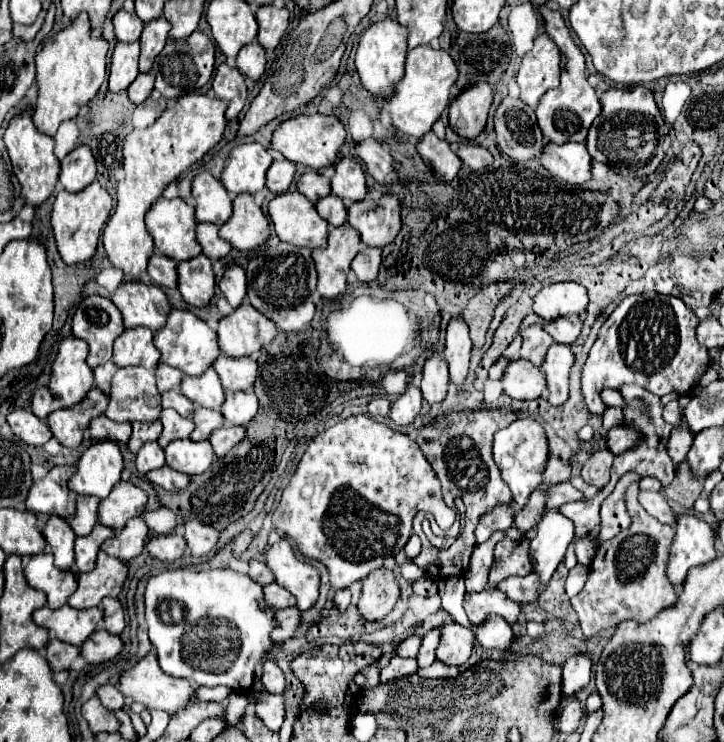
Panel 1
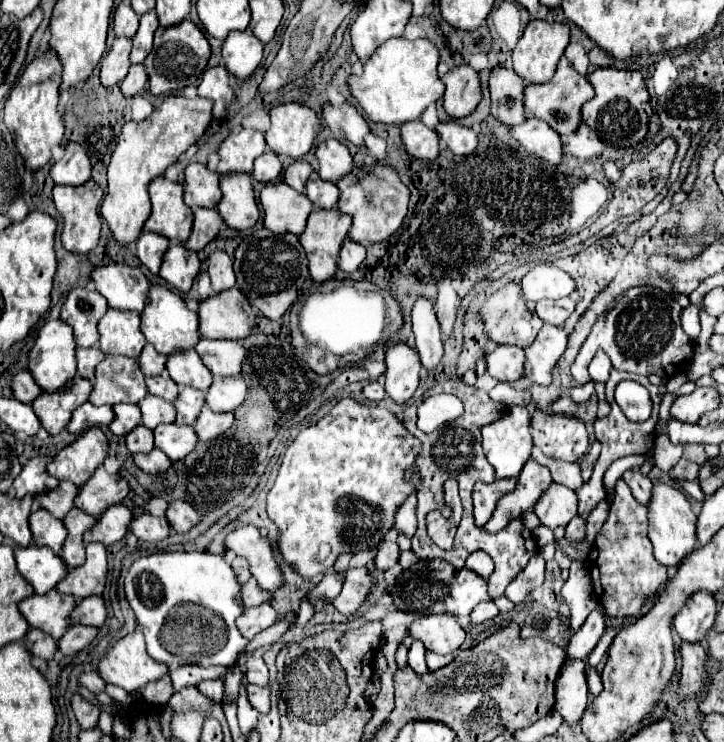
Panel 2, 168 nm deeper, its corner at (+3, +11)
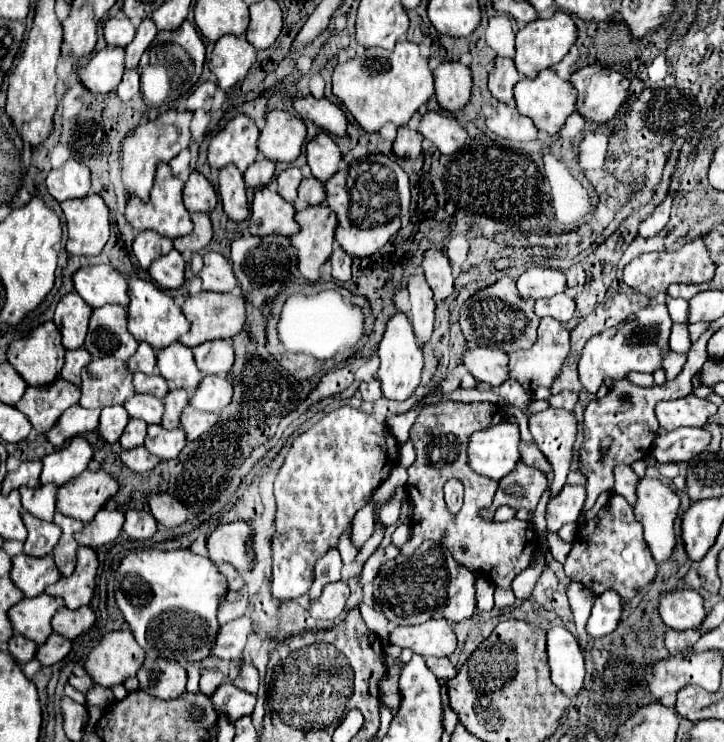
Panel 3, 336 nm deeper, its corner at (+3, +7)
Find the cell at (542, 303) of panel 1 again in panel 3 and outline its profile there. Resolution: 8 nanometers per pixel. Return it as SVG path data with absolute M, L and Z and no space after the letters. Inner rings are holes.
M529 268L517 278L517 290L527 300L539 300L539 298L551 298L555 294L565 292L565 274L555 268Z

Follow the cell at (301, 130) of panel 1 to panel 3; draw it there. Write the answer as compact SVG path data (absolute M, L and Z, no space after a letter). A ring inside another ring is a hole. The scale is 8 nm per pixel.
M273 110L267 114L267 124L259 136L259 152L273 162L293 162L299 158L303 142L307 138L307 128L301 118L291 116L283 110Z

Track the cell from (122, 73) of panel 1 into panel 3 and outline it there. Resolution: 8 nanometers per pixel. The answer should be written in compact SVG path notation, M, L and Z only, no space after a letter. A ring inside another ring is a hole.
M107 46L105 50L97 50L95 54L91 54L87 64L79 68L79 78L83 86L91 92L113 92L125 72L123 58L125 48L121 46Z

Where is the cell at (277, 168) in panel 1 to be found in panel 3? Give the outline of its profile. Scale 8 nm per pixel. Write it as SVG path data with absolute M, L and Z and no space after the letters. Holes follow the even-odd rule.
M261 156L259 160L255 160L255 162L245 170L243 176L245 176L247 186L251 186L251 188L261 188L261 186L267 186L267 184L269 184L269 180L273 178L273 174L275 174L275 162Z

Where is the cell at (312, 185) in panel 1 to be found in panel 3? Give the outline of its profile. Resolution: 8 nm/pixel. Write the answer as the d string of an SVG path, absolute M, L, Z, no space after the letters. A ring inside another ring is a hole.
M287 168L277 176L277 192L287 200L293 202L297 198L297 188L301 184L303 176L299 168Z

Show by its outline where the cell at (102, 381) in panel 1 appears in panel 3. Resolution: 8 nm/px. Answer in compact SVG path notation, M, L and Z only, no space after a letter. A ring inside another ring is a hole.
M85 348L67 350L61 378L63 378L63 380L71 380L73 384L79 384L79 372L81 372L89 362L91 362L91 354L89 354Z

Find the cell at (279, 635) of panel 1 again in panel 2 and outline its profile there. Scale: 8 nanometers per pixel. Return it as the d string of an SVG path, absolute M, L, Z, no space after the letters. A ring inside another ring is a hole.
M269 602L265 604L259 604L259 606L253 606L253 608L247 608L237 620L237 628L241 630L241 634L247 638L247 640L253 640L255 634L259 634L261 630L269 628L271 624L277 622L277 616L275 616L275 610L271 608Z

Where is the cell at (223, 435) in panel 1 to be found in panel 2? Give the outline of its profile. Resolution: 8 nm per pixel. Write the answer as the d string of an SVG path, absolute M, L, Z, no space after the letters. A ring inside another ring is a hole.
M203 406L201 414L195 420L195 432L199 440L213 440L215 436L221 436L231 424L235 422L233 412L211 412L211 408Z

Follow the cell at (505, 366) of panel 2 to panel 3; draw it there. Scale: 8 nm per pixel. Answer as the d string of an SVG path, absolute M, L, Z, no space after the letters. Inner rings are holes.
M475 348L465 352L463 364L469 368L469 372L479 380L487 382L491 386L501 386L505 380L509 380L509 368L507 368L507 354L499 352L495 348Z

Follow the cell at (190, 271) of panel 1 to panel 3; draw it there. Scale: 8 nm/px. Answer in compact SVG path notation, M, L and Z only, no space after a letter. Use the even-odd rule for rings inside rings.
M171 250L169 254L161 256L151 264L149 274L161 288L171 290L171 288L181 288L185 284L185 268L187 262L183 260L183 256L177 250Z

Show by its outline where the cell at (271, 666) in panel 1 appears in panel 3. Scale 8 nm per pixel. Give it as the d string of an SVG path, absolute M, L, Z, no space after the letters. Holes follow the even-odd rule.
M245 662L243 668L241 668L241 674L235 678L235 686L239 686L241 690L247 690L251 694L257 694L257 690L259 690L259 670L251 662Z

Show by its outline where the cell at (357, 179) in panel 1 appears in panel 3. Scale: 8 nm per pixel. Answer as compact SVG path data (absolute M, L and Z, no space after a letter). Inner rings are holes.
M319 132L307 144L307 164L311 166L311 172L317 180L327 182L339 170L339 162L341 150L327 132Z

